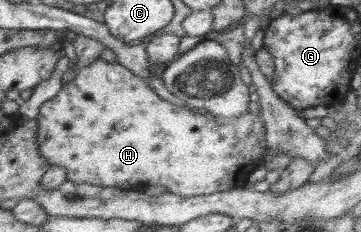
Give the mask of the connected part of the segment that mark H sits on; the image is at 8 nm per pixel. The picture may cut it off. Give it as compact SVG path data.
M104 59L95 60L90 66L81 67L77 70L77 76L71 85L66 85L57 96L47 101L39 108L37 121L37 142L39 142L39 152L45 156L50 166L61 166L65 168L67 181L78 184L90 183L95 187L112 187L120 190L143 190L148 186L163 186L170 194L181 197L197 197L202 195L224 192L227 190L246 188L246 182L250 172L259 167L261 154L267 148L266 127L260 113L247 112L243 116L236 118L221 118L208 114L200 114L197 109L188 110L177 104L167 102L159 97L146 83L144 78L136 76L131 70L124 68L117 62L109 64Z

